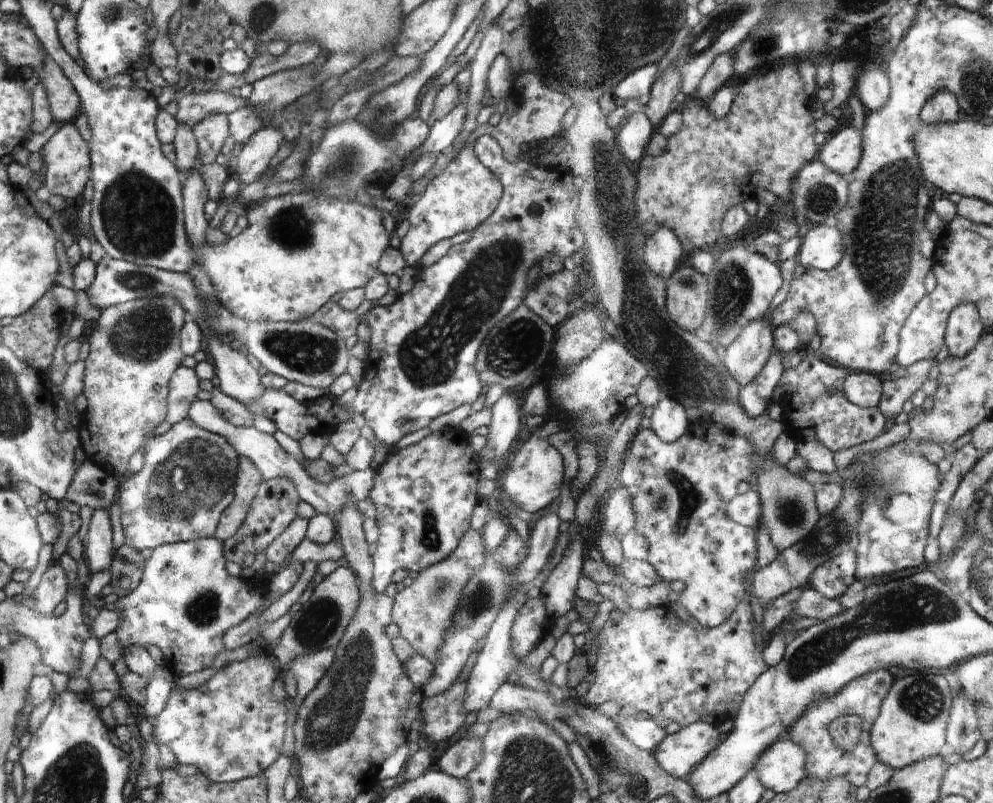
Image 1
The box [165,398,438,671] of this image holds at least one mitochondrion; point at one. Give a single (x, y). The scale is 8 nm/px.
(317, 624)

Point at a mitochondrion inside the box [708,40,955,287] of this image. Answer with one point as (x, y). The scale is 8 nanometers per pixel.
(825, 194)

